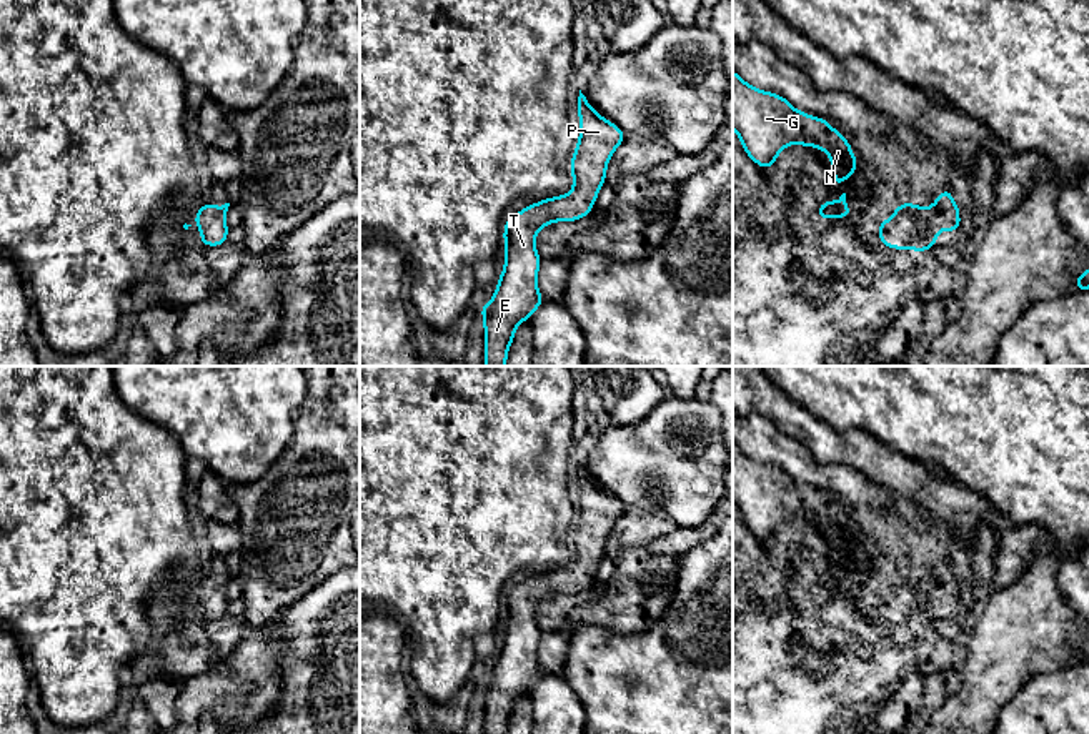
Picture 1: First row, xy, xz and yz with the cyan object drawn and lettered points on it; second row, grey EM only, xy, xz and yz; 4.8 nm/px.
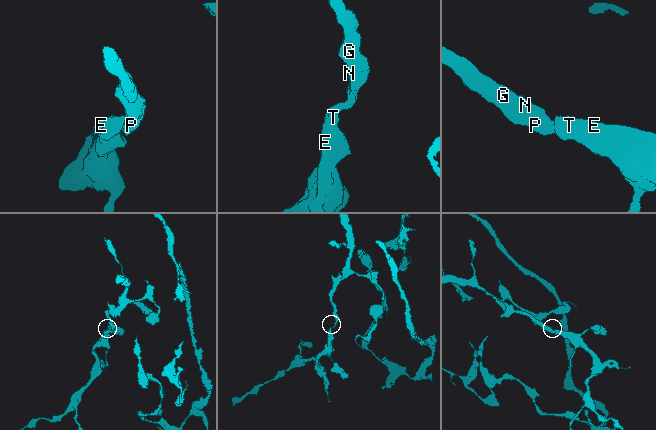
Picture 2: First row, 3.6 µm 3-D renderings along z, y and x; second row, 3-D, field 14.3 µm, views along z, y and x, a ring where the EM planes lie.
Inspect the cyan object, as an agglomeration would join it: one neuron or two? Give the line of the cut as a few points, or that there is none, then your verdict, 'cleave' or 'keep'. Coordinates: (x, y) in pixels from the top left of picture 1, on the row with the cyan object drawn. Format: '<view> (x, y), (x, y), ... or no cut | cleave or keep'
no cut | keep

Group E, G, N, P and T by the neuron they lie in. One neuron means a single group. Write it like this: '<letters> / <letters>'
E G N P T

